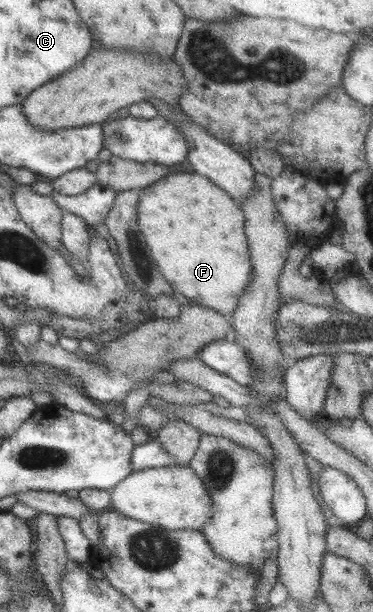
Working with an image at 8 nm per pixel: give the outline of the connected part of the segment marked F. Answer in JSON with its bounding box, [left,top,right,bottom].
[138,171,252,318]

